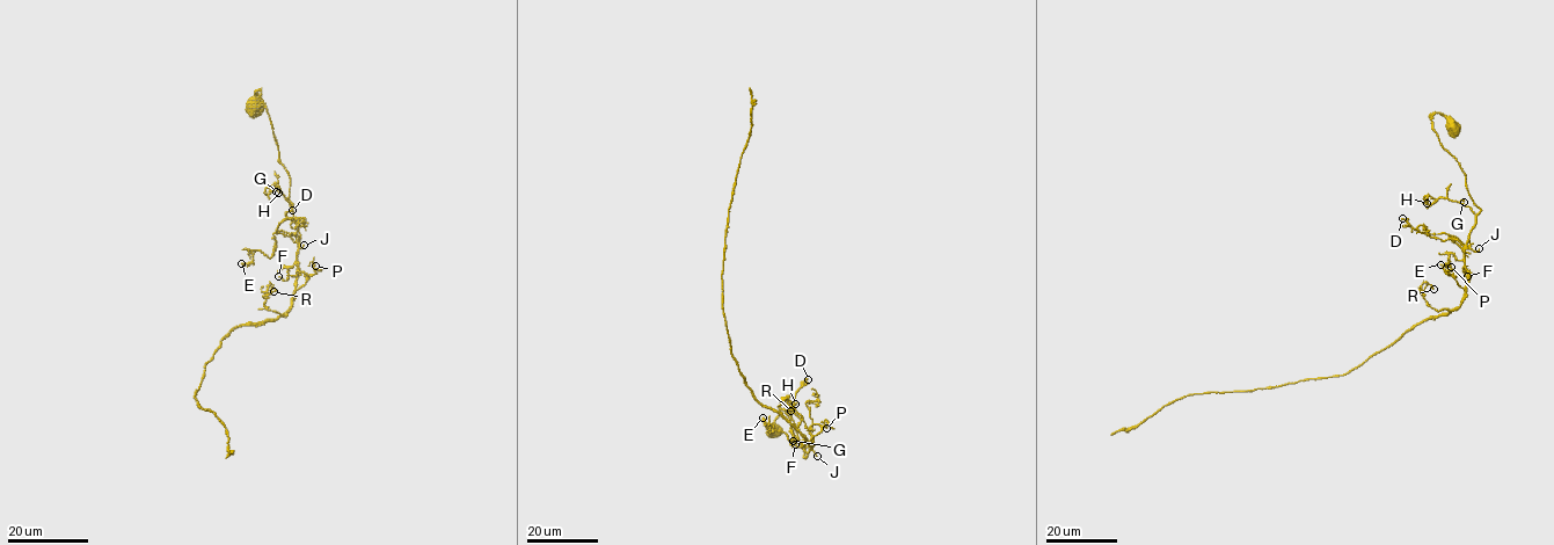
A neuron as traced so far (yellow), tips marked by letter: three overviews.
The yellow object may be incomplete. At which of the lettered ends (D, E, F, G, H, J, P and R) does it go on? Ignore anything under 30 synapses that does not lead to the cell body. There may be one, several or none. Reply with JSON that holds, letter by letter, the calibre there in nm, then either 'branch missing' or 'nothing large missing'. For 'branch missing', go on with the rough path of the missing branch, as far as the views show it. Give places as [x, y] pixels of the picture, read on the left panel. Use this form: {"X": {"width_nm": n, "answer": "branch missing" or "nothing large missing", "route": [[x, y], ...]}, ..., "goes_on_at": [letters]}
{"D": {"width_nm": 200, "answer": "nothing large missing"}, "E": {"width_nm": 320, "answer": "nothing large missing"}, "F": {"width_nm": 200, "answer": "nothing large missing"}, "G": {"width_nm": 240, "answer": "nothing large missing"}, "H": {"width_nm": 120, "answer": "nothing large missing"}, "J": {"width_nm": 160, "answer": "nothing large missing"}, "P": {"width_nm": 160, "answer": "nothing large missing"}, "R": {"width_nm": 160, "answer": "nothing large missing"}, "goes_on_at": []}

